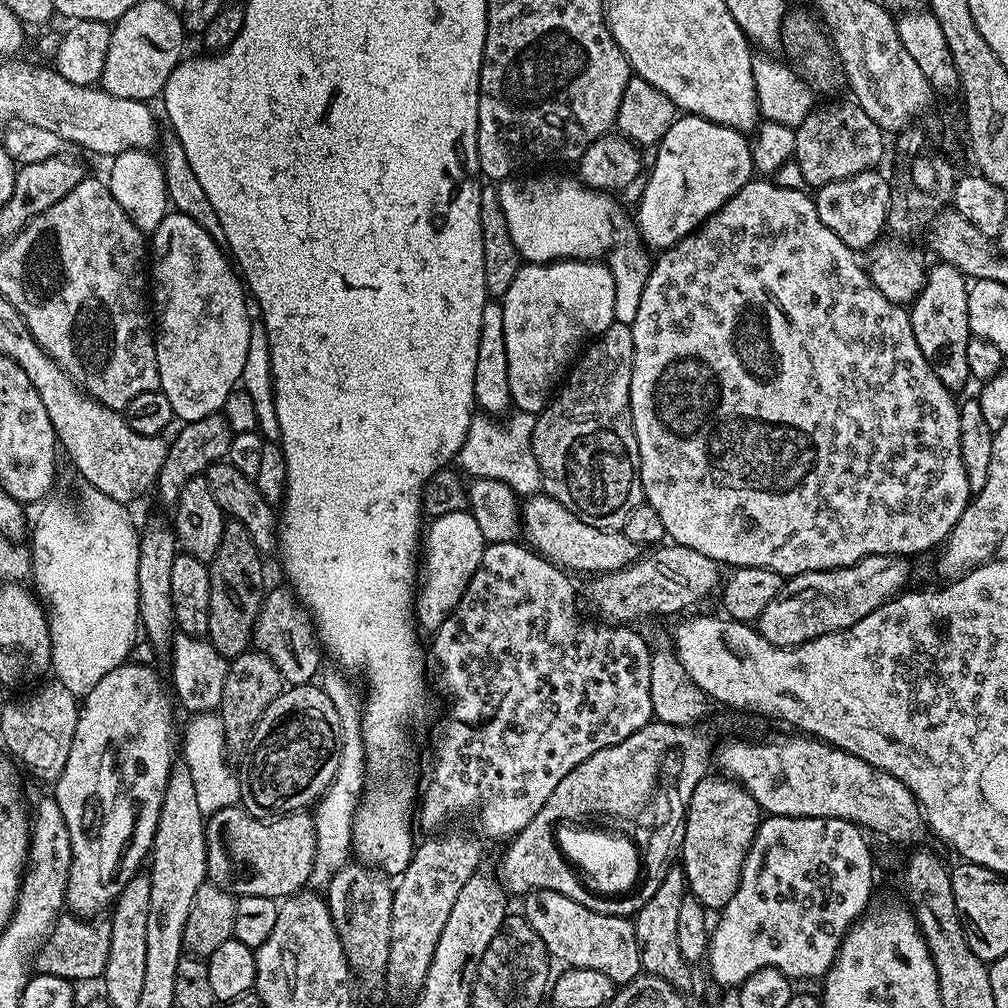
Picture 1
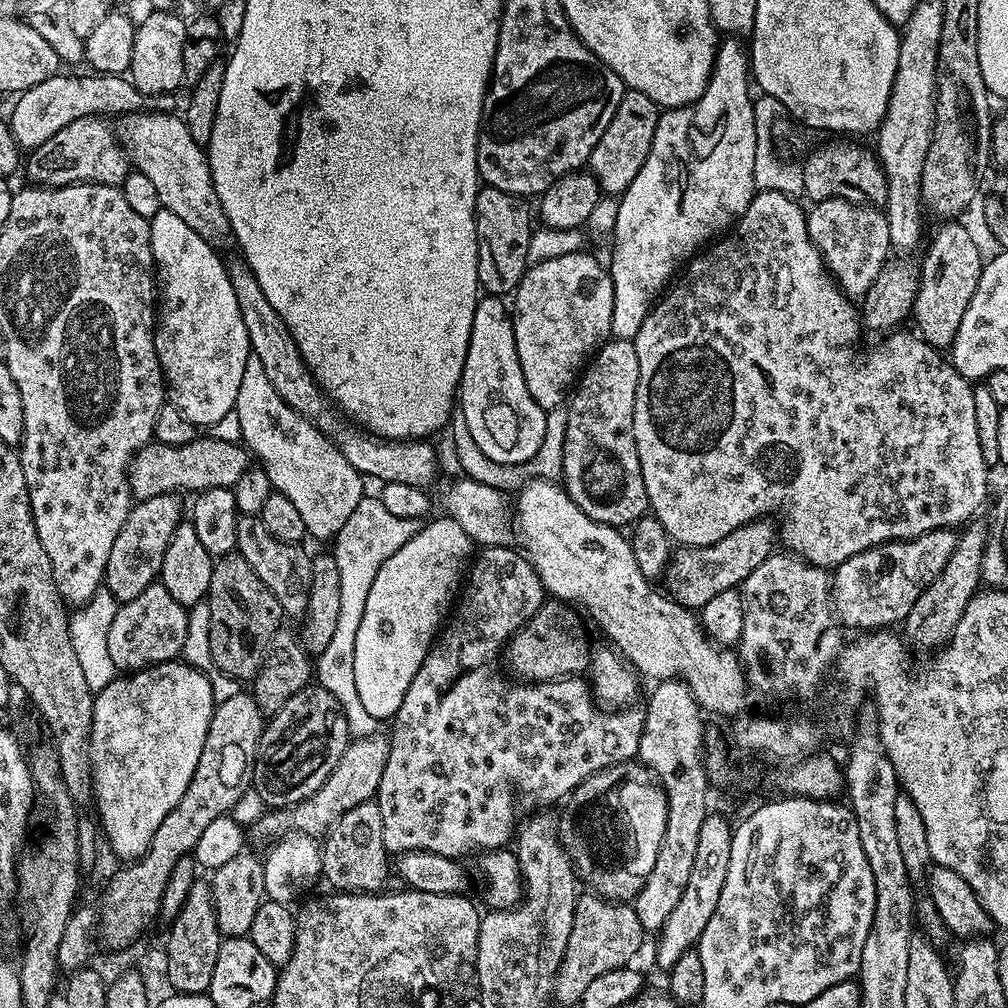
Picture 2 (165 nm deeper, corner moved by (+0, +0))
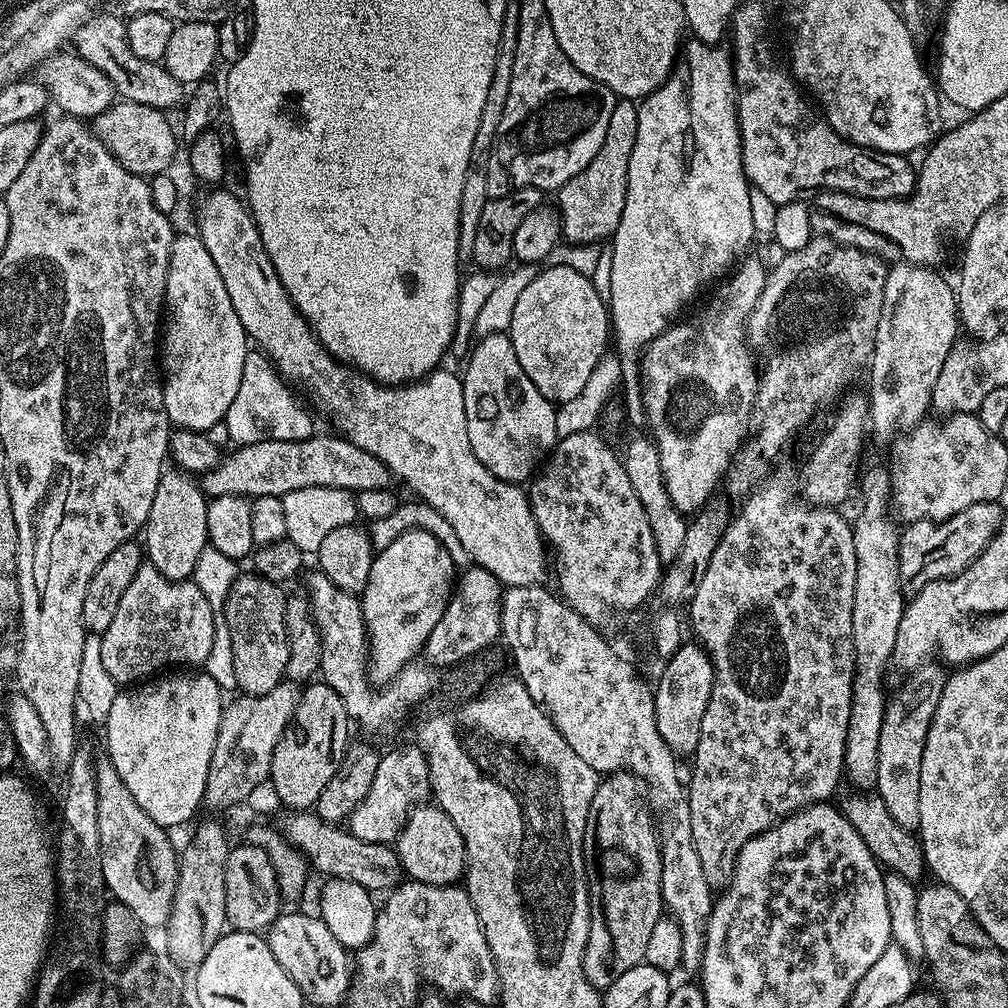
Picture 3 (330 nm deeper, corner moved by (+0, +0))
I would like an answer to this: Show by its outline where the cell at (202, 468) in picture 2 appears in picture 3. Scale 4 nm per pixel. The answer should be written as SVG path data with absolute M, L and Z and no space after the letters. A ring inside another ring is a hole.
M313 434L310 438L301 440L254 440L241 443L232 453L225 455L208 472L203 473L202 489L206 497L225 496L247 496L255 498L258 496L278 496L283 498L291 491L305 490L307 487L332 487L341 488L353 494L376 490L378 488L392 488L394 477L392 471L387 468L374 454L362 450L362 446L354 446L354 442L344 439L339 434L332 436L320 436Z

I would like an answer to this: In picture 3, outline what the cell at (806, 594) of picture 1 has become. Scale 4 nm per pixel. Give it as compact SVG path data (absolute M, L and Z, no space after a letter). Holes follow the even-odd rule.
M978 502L974 506L966 506L966 510L958 510L958 514L945 520L911 521L901 531L898 546L900 587L905 593L915 594L930 582L944 580L966 570L970 562L974 562L974 558L986 550L1000 523L1006 518L1006 512L1000 506L996 502Z

